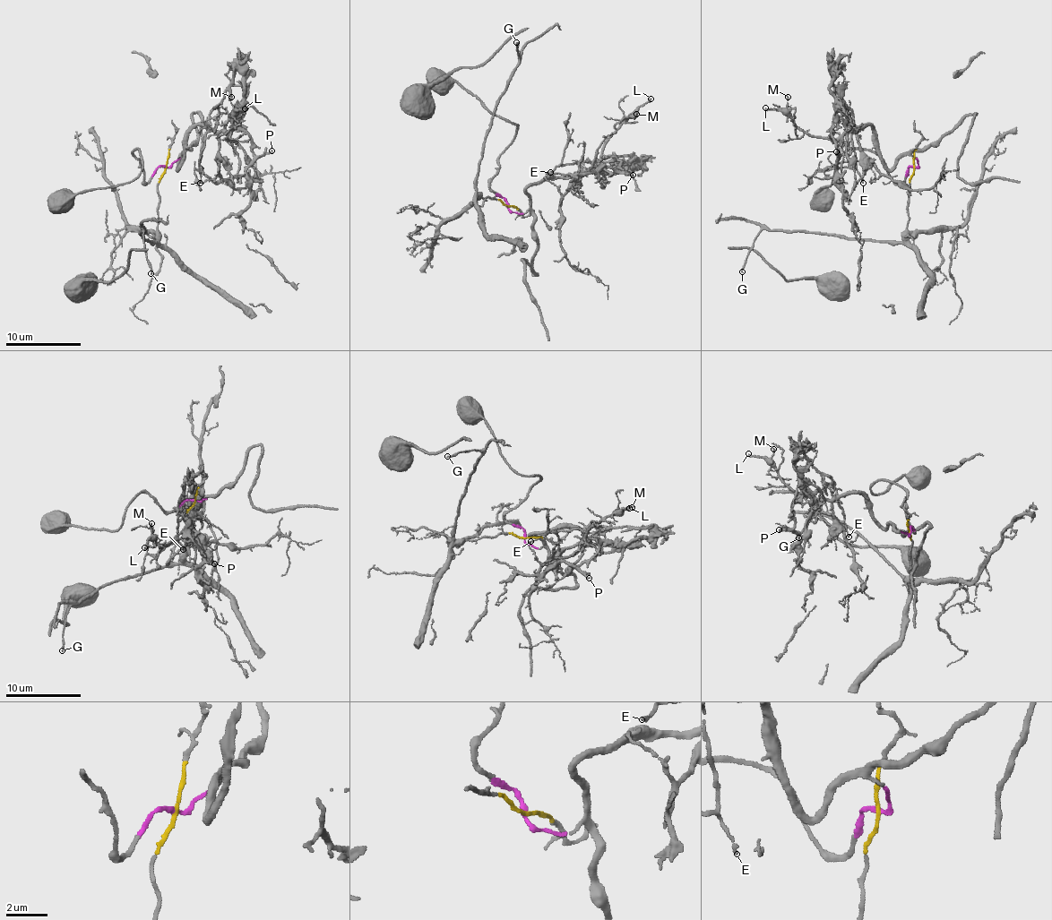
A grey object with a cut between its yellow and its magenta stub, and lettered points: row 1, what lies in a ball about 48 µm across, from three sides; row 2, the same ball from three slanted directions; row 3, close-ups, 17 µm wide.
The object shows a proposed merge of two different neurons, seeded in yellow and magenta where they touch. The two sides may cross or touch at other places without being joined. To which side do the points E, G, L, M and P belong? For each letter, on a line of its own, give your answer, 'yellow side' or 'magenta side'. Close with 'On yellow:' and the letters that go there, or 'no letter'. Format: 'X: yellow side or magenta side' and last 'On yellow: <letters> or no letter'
E: magenta side
G: yellow side
L: magenta side
M: magenta side
P: magenta side
On yellow: G

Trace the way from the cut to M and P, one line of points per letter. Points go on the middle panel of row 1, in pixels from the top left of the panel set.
M: (508, 205), (513, 212), (527, 210), (526, 190), (538, 181), (591, 171), (608, 135), (625, 120), (636, 115)
P: (508, 205), (513, 212), (527, 210), (530, 186), (593, 171), (608, 156), (616, 156), (617, 171), (633, 176)

